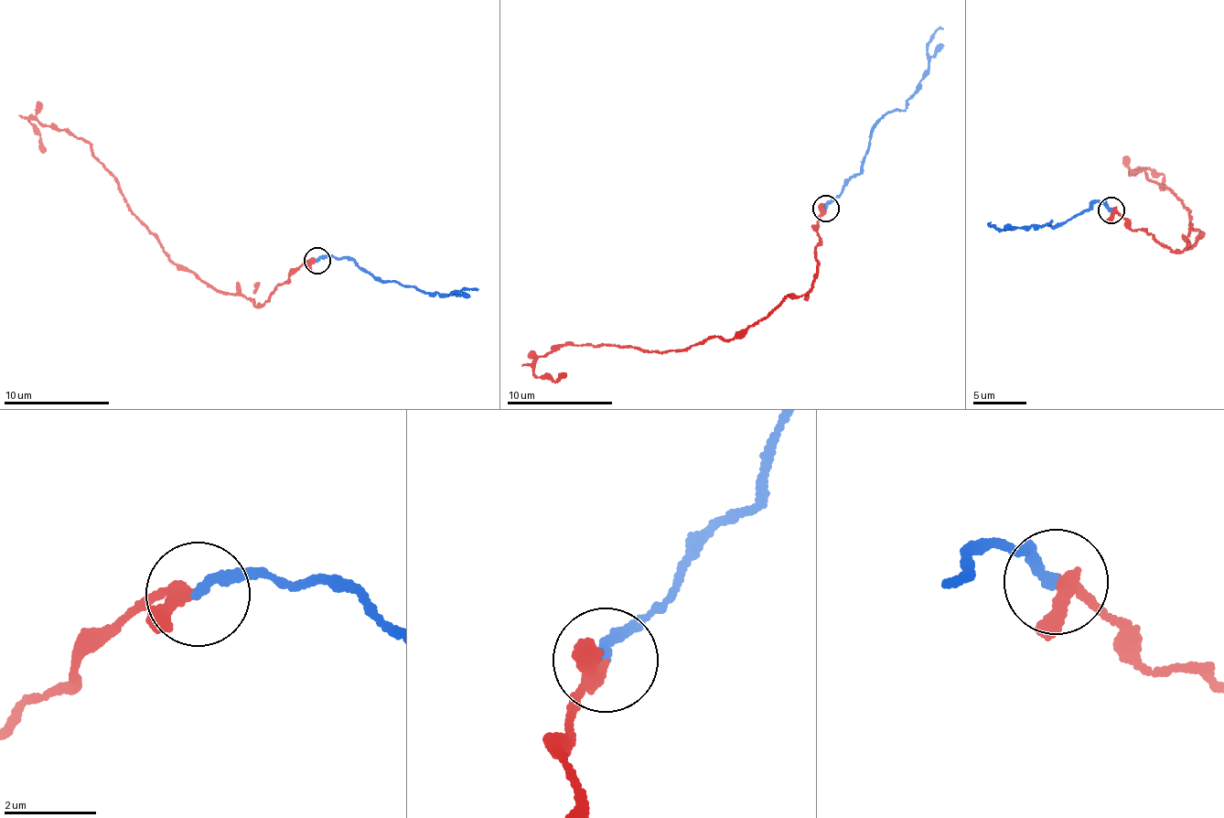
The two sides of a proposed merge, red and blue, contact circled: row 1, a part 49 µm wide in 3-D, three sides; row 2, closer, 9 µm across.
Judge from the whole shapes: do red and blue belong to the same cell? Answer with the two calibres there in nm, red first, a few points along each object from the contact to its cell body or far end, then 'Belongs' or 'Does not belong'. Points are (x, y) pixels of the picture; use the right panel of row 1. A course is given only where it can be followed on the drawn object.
Thickness 240 nm (red) against 240 nm. Course of red: (1111, 209), (1131, 227), (1180, 252), (1201, 233), (1182, 199), (1142, 171), (1129, 173), (1152, 169), (1161, 188). Course of blue: (1111, 209), (1095, 201), (1089, 209), (1048, 226), (1049, 222), (998, 229), (987, 223). Belongs

